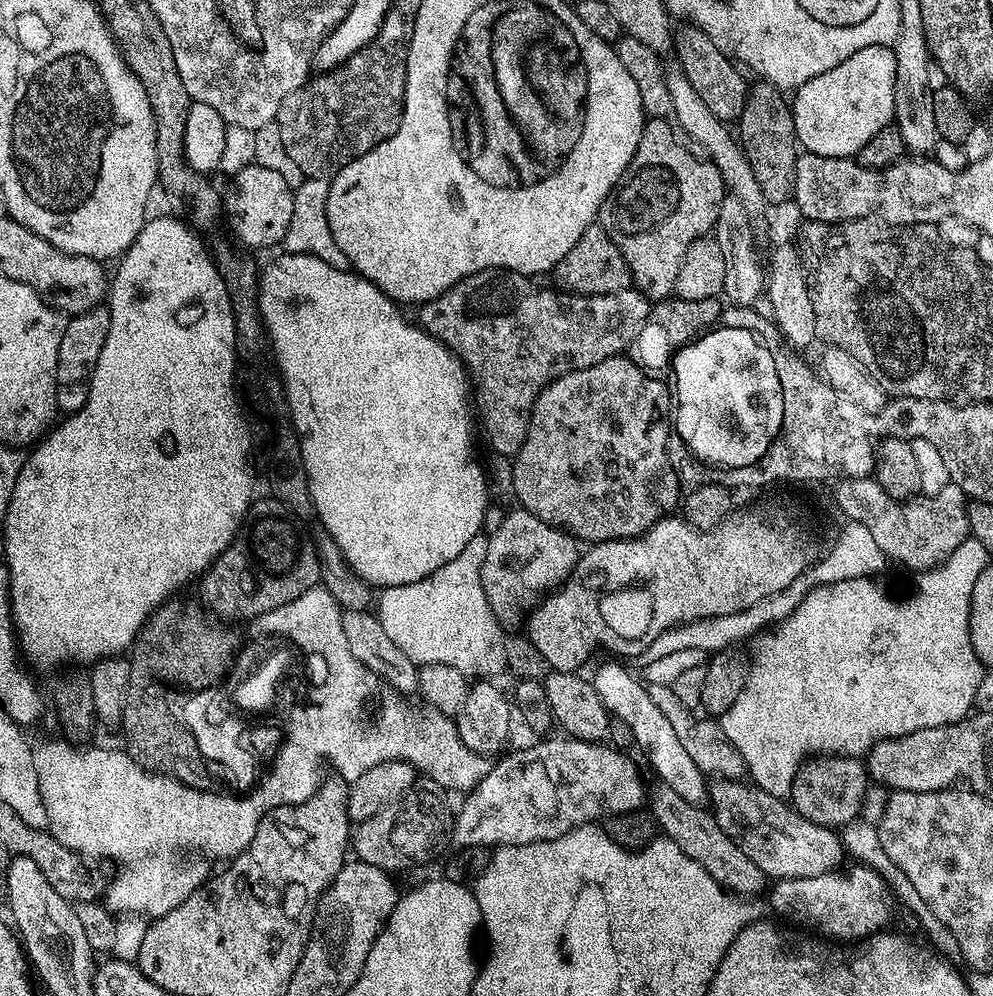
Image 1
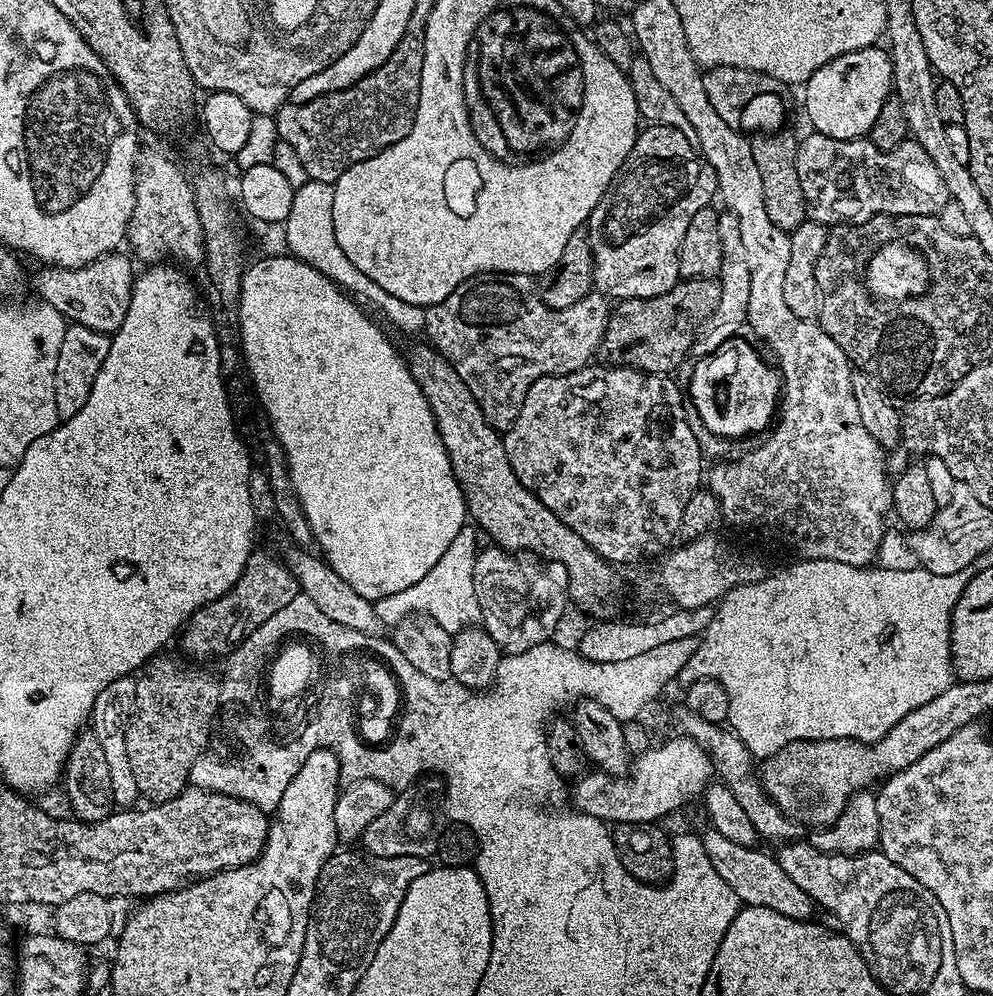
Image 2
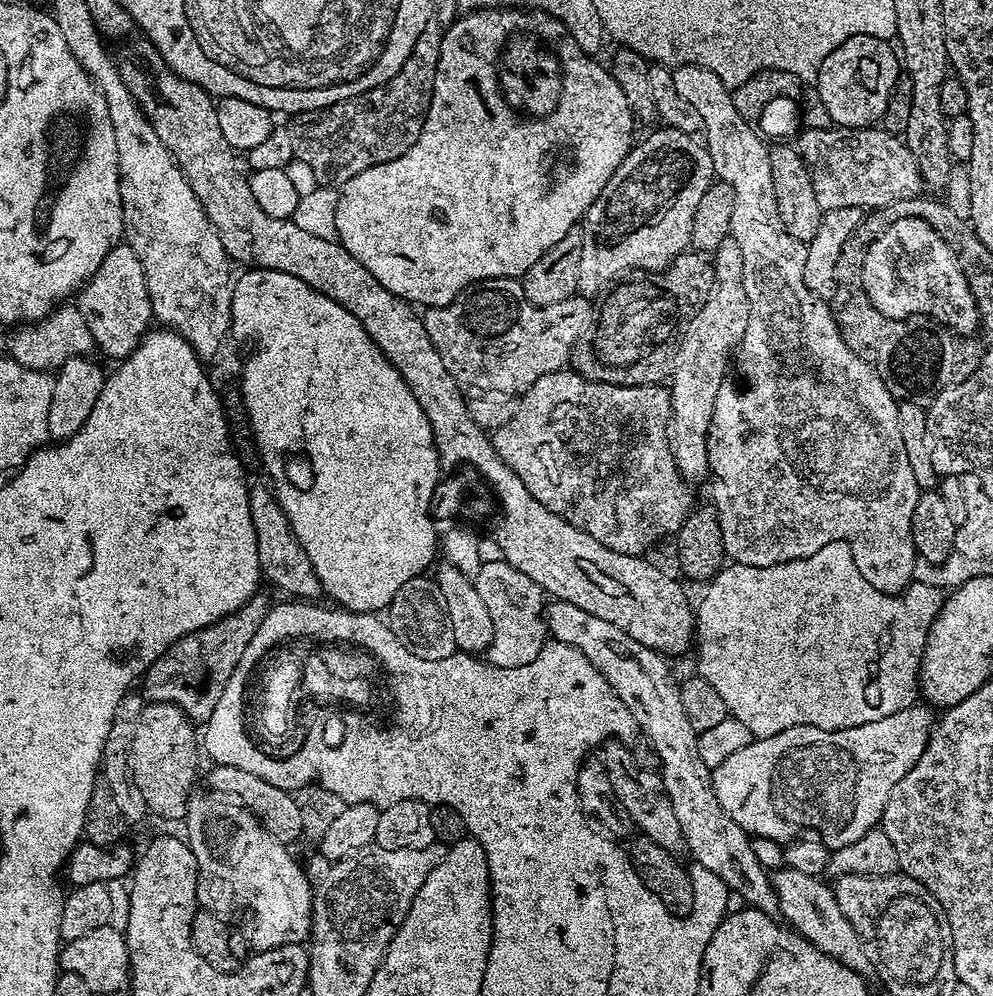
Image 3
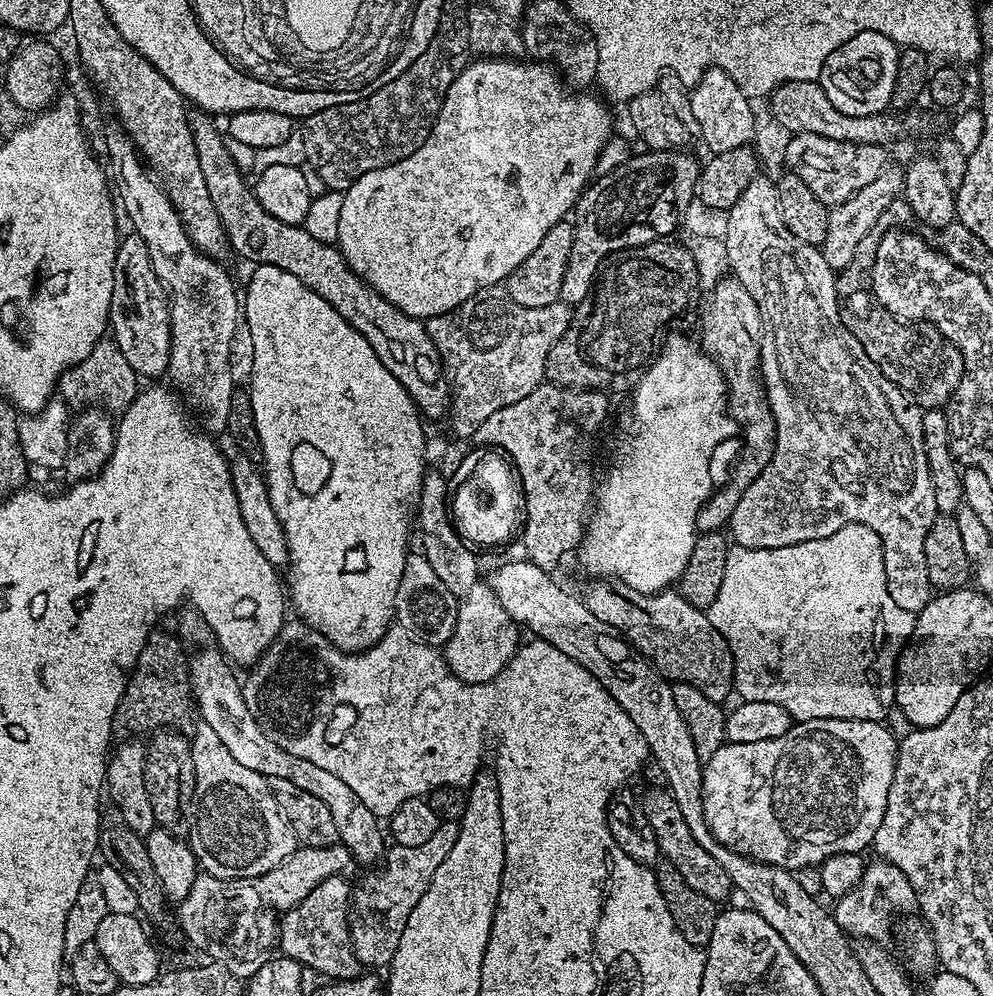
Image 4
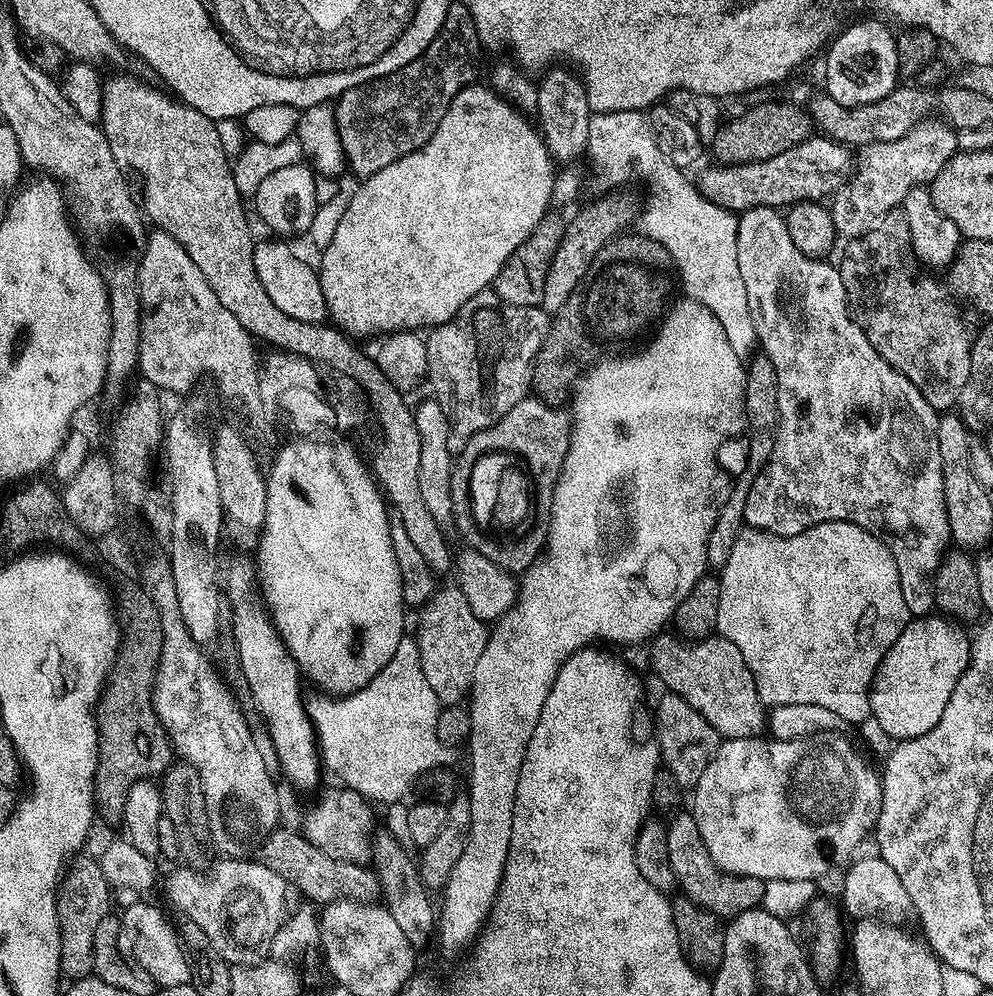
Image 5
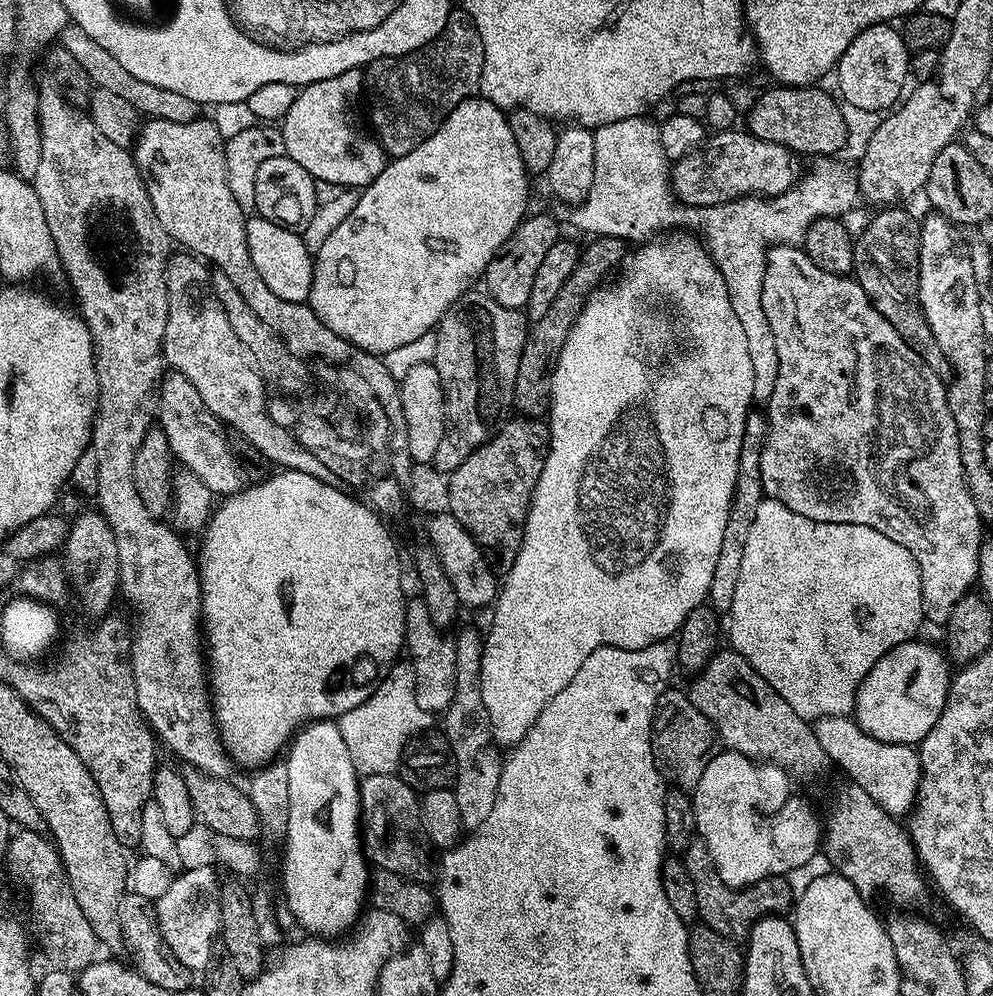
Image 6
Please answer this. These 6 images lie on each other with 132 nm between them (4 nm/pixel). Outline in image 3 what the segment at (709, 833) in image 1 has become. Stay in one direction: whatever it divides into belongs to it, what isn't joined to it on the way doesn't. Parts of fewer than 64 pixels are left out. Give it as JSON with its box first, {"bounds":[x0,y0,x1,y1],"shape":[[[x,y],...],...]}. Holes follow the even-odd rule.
{"bounds":[771,866,873,978],"shape":[[[784,866],[779,871],[771,873],[772,885],[776,891],[776,897],[780,903],[779,911],[784,912],[783,919],[801,936],[805,936],[815,948],[822,950],[830,958],[842,962],[850,970],[854,970],[865,978],[873,975],[870,958],[866,958],[866,950],[846,914],[842,914],[842,906],[838,906],[838,898],[831,887],[828,888],[819,876],[802,874],[802,870],[796,870]]]}

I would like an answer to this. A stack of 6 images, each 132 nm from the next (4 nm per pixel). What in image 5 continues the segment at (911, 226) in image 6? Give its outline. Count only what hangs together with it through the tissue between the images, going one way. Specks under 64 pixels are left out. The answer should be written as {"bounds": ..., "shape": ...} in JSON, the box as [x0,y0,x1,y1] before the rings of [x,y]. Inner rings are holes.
{"bounds":[861,211,973,414],"shape":[[[903,211],[891,212],[872,227],[872,236],[862,234],[861,237],[864,240],[863,330],[868,335],[868,341],[880,351],[880,355],[906,373],[923,390],[926,402],[930,402],[937,413],[944,414],[955,409],[970,378],[973,333],[968,333],[955,306],[934,281],[928,280],[925,284],[915,284],[912,281],[912,276],[908,273],[912,235]]]}

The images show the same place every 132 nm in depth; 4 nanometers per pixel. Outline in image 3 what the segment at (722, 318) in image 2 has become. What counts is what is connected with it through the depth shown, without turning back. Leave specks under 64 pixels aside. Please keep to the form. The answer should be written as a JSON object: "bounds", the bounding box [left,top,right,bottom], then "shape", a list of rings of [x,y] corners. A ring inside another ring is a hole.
{"bounds":[666,236,749,486],"shape":[[[731,236],[723,239],[712,253],[710,263],[712,289],[681,329],[668,379],[672,416],[666,426],[667,448],[683,480],[693,486],[709,481],[707,436],[714,402],[717,401],[720,384],[725,379],[730,355],[739,347],[749,325],[749,298],[742,278],[742,252],[736,240]]]}

